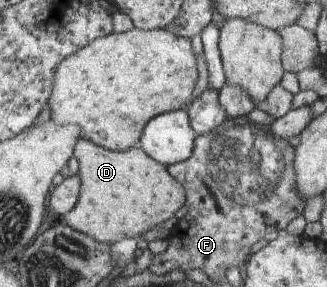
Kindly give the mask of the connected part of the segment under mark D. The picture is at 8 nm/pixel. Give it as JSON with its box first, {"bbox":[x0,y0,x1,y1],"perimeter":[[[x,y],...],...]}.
{"bbox":[64,137,187,245],"perimeter":[[[82,137],[75,156],[79,161],[82,189],[76,207],[64,219],[74,229],[98,241],[113,245],[126,238],[138,239],[142,233],[174,218],[176,211],[187,205],[184,185],[141,144],[126,151],[116,151]]]}

